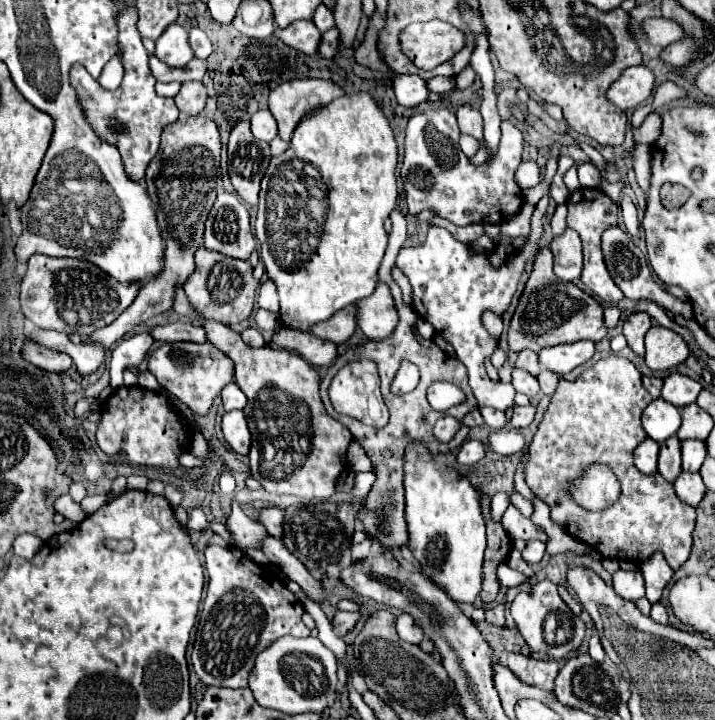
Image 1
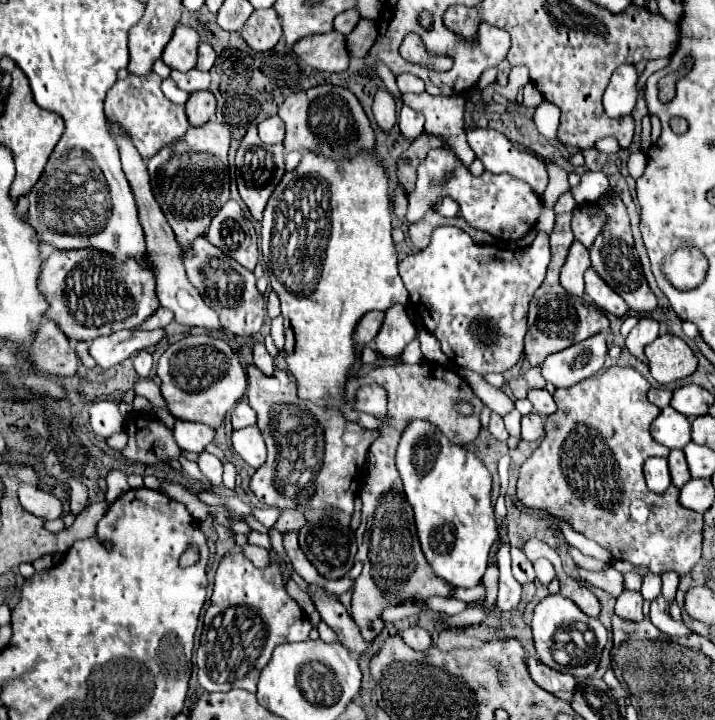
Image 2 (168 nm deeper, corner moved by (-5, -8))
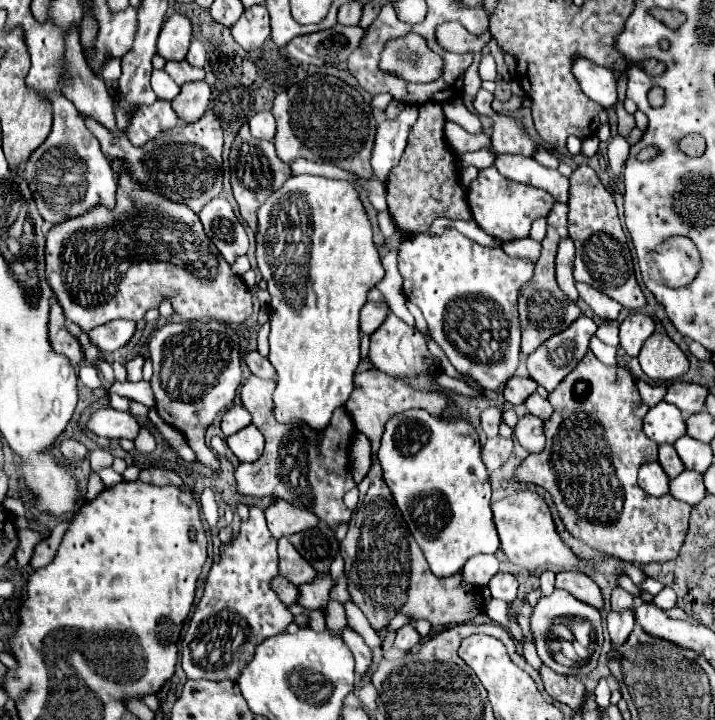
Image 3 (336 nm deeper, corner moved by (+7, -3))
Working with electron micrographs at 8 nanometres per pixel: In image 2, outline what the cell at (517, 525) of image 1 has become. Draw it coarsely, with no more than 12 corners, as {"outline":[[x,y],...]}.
{"outline":[[614,566],[604,572],[580,568],[580,578],[612,596],[624,592],[624,576]]}

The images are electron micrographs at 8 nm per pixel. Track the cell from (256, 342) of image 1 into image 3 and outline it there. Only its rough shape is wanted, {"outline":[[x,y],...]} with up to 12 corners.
{"outline":[[258,351],[244,355],[248,369],[262,379],[274,379],[272,363]]}

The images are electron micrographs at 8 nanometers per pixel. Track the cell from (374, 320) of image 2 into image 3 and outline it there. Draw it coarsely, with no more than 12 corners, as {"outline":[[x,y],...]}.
{"outline":[[366,303],[360,333],[372,335],[388,315],[386,303]]}

